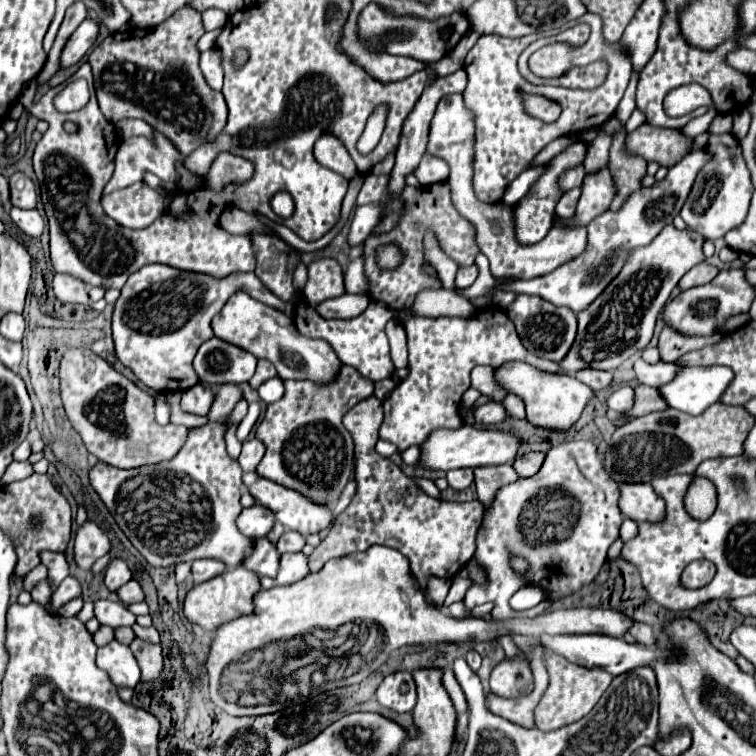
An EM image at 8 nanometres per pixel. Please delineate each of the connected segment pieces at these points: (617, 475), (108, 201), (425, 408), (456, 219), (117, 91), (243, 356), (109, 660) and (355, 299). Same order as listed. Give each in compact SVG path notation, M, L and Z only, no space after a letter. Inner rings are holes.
M713 404L701 416L689 416L675 408L653 412L615 430L605 454L605 470L617 482L651 482L661 474L695 472L697 464L715 456L739 456L743 440L753 428L755 416L743 406Z
M143 182L103 196L101 204L117 224L127 228L145 228L165 212L165 198Z
M501 310L479 312L475 318L409 318L405 320L409 348L409 376L389 394L388 409L379 428L379 438L405 452L409 446L419 446L435 428L461 428L457 406L461 394L471 386L469 372L477 364L501 366L509 360L521 360L547 372L561 372L557 362L541 360L527 352L515 332L513 322Z
M447 180L437 182L433 186L425 186L425 188L415 188L415 186L407 186L403 188L403 194L399 194L399 200L389 202L389 206L383 206L381 212L381 220L385 216L389 216L391 212L399 212L401 218L399 222L393 226L391 232L383 232L383 234L371 234L365 244L363 244L363 260L365 260L365 276L369 282L369 292L367 296L373 298L375 302L385 304L387 308L391 308L393 312L401 312L413 306L415 296L425 290L425 288L441 288L441 280L437 276L431 276L425 272L425 266L431 266L429 260L425 258L425 244L423 244L423 236L425 232L433 232L439 248L457 264L457 266L471 266L475 264L475 258L479 254L479 246L475 246L475 226L469 220L463 220L463 216L459 216L459 212L455 212L453 200L451 200L451 190ZM387 242L395 242L403 254L405 260L401 262L399 268L393 270L381 270L377 266L375 260L375 248L379 244L387 244Z
M183 6L175 16L153 30L127 30L109 34L91 54L99 108L109 122L141 118L167 136L187 158L195 148L215 140L227 124L227 104L221 92L209 88L199 68L197 42L205 34L201 14Z
M211 338L199 348L193 366L203 382L241 384L255 374L257 358L235 344L221 338Z
M117 640L99 648L97 666L109 674L117 688L135 688L139 682L139 666L133 652Z
M345 294L339 298L325 300L317 306L317 312L323 318L353 318L367 308L367 296L363 294Z

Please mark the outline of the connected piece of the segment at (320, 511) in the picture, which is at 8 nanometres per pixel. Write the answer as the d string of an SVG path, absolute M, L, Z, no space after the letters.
M251 472L251 474L243 474L243 484L247 486L247 490L251 492L251 496L265 508L269 508L275 516L277 516L277 522L281 522L287 530L295 530L303 536L309 536L309 534L317 534L325 528L329 528L331 524L331 512L323 506L317 506L313 504L311 500L307 500L305 496L301 496L299 492L295 490L289 490L277 482L271 482L267 478L261 478L259 474Z

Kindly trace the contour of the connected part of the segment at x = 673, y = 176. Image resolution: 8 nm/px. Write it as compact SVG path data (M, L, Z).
M695 150L695 152L687 154L681 162L677 162L673 168L669 168L669 174L665 180L655 182L651 188L641 188L639 192L635 192L623 204L623 208L619 212L607 210L605 214L597 216L587 226L589 246L579 258L565 262L563 266L559 266L557 270L553 270L545 276L537 276L531 280L517 280L513 284L496 284L496 288L517 292L517 294L521 294L521 292L535 294L555 306L567 306L573 312L581 312L619 274L629 250L649 244L665 224L673 222L673 218L681 212L681 208L695 184L695 176L701 172L701 168L707 162L711 162L711 154L707 150Z

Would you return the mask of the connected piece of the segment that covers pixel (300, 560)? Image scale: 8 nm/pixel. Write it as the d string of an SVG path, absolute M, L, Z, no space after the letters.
M303 552L281 556L281 566L279 566L279 574L277 574L277 584L279 586L299 582L307 574L309 574L309 566L307 566L307 556Z

